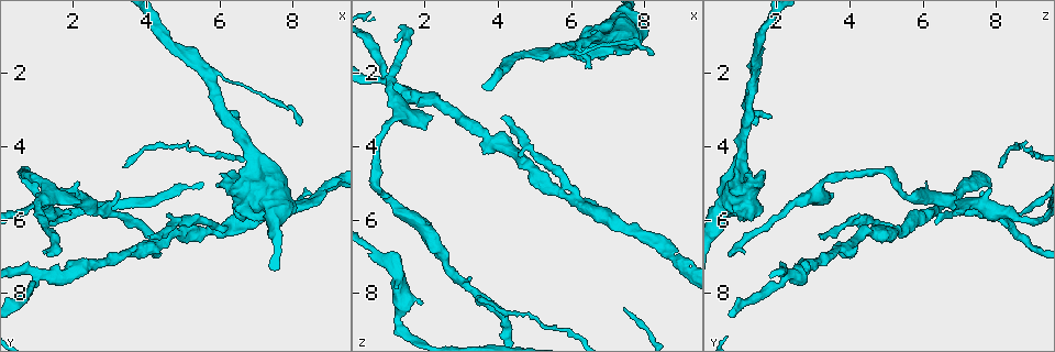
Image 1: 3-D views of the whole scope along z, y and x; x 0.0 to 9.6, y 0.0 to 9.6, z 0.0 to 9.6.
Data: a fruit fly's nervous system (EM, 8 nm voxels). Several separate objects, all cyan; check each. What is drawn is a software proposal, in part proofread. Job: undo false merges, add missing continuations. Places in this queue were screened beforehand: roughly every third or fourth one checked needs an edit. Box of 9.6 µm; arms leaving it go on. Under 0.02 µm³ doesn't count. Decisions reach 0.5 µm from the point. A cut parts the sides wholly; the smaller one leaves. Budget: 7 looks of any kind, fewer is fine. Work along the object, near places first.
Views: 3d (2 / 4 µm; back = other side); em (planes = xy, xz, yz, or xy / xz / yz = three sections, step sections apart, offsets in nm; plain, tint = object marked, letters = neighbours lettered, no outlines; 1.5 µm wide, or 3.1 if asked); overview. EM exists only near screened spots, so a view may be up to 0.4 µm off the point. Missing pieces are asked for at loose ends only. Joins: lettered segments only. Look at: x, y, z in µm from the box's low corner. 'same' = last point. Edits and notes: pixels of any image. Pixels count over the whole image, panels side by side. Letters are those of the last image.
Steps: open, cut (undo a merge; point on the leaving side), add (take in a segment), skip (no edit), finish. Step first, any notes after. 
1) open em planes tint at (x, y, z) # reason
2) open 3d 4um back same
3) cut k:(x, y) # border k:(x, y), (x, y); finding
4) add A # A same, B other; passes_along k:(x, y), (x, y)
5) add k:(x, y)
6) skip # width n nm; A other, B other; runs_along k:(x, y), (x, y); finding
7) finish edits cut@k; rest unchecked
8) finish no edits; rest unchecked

open em planes letters at (5.75, 6.25, 5.25) # branch point

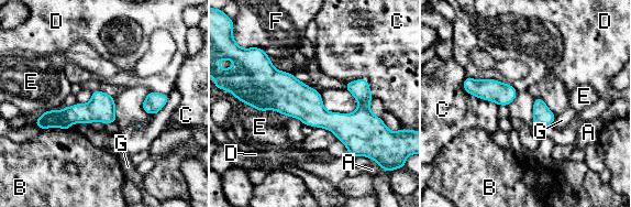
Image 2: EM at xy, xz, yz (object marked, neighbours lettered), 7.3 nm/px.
skip # width 110 nm; A other, B other, C other, D other, E other, F other, G other; border 2:(467, 76), (498, 79), (517, 91); continuous, no second neuron

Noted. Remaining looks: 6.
open 3d 4um at (6.55, 3.15, 1.80) # free end

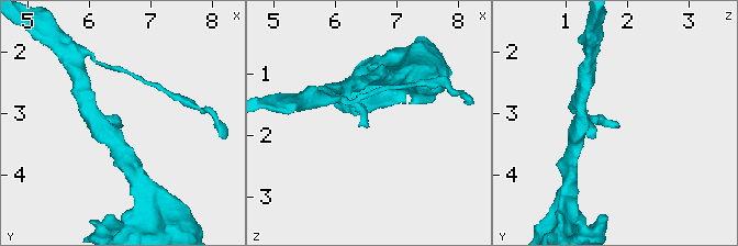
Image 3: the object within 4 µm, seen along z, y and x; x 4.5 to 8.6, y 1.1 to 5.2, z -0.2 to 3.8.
open em yz step 8 letters at (6.55, 3.20, 1.80) # need the tissue

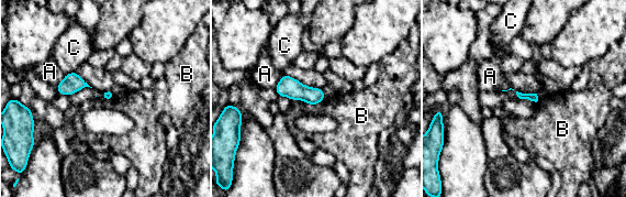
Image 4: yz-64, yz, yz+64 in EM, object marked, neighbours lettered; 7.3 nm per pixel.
skip # A other, B other, C other; border 4:(115, 97), (103, 101); no lettered segment goes on from it

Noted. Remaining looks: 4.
open em planes letters at (1.30, 6.95, 0.80) # free end

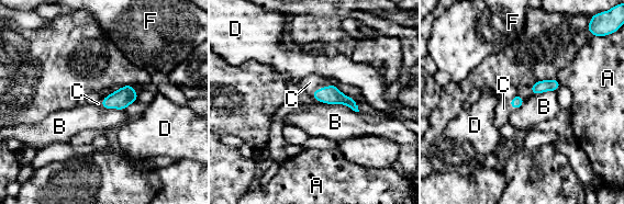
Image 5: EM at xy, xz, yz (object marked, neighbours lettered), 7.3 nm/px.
add C # A other, B other, C same, D other, F other; the neuron continues

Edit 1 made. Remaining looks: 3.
finish edits add@5; rest unchecked

